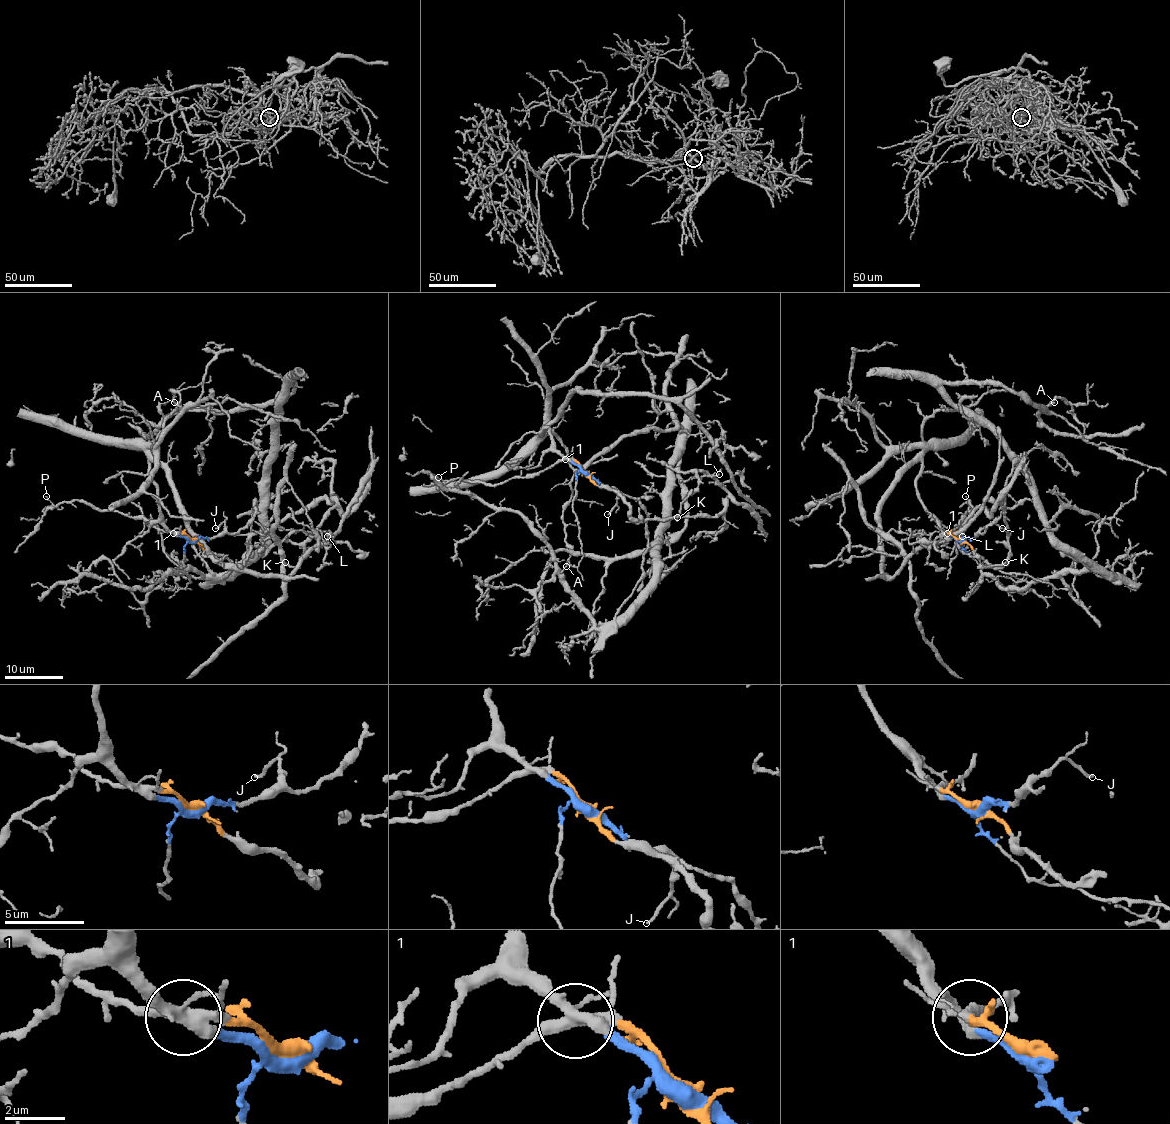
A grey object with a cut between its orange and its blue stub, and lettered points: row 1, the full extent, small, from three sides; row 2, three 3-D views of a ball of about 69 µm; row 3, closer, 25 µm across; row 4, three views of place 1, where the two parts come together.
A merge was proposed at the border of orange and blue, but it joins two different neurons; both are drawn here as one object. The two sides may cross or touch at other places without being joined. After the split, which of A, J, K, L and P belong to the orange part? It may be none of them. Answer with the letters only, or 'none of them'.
K, L, P

